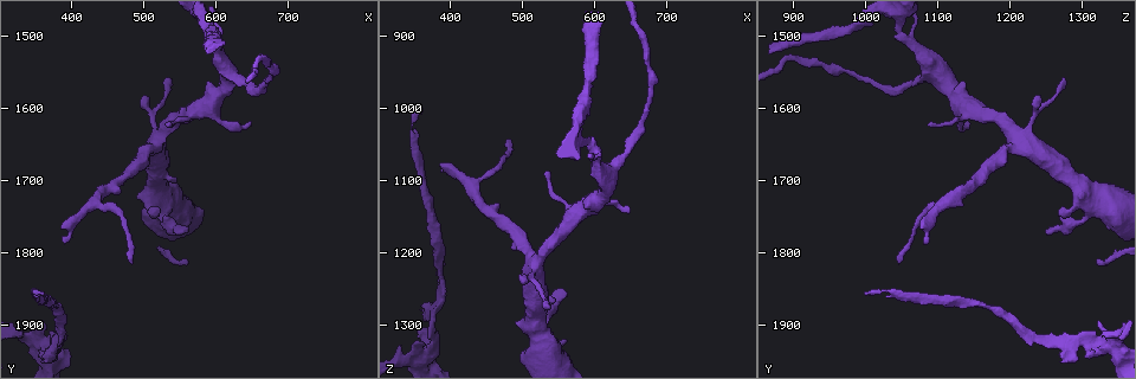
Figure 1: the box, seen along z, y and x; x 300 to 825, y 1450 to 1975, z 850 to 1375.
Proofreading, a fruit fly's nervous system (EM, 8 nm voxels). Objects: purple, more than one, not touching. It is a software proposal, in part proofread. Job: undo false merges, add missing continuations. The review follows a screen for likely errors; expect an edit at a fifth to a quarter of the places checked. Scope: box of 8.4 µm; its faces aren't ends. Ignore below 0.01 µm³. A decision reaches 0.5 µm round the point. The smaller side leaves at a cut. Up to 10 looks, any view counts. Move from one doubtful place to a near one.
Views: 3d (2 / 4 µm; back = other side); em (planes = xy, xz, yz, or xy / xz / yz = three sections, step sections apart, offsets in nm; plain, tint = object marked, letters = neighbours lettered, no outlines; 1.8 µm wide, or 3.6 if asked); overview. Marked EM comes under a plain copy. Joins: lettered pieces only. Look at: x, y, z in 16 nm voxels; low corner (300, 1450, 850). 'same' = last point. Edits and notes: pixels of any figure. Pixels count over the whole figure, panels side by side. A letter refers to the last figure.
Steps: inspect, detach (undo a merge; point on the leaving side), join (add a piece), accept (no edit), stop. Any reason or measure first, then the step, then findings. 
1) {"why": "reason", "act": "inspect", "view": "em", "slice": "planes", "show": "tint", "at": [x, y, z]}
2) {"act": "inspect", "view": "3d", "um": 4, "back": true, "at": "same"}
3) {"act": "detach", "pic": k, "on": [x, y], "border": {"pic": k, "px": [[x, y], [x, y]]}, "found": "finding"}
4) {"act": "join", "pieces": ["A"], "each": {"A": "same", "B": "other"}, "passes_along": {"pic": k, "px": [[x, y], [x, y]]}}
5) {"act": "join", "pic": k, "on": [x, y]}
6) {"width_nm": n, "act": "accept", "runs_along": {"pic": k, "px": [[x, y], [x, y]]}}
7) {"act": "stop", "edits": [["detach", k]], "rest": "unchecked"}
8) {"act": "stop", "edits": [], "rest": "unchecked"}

{"why": "small branch off a trunk", "act": "inspect", "view": "em", "slice": "planes", "show": "tint", "at": [515, 1645, 1220]}

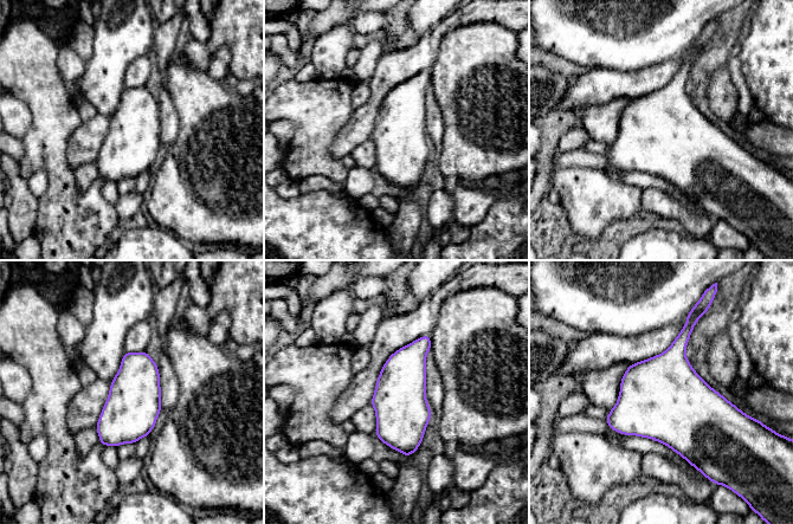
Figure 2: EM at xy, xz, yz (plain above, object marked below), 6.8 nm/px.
{"act": "inspect", "view": "em", "slice": "planes", "show": "letters", "at": "same"}

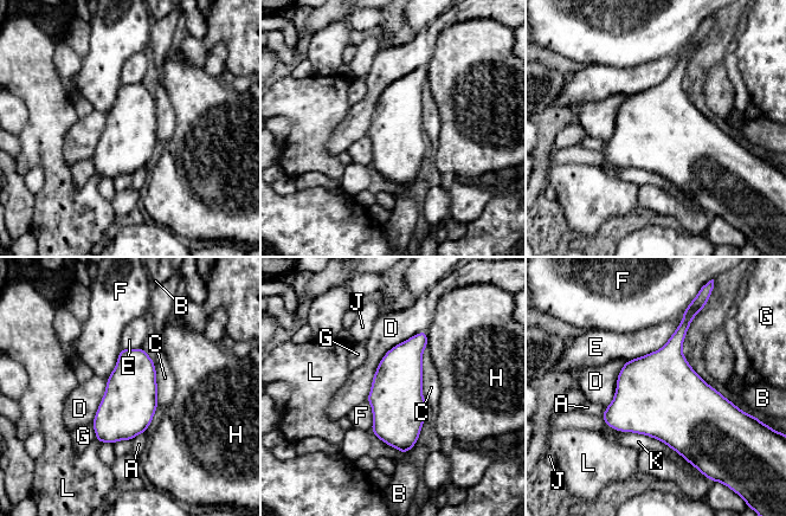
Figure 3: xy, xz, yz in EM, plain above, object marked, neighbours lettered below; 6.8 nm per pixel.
{"longest_contact_nm": ["K", 700], "act": "accept", "each": {"A": "other", "B": "other", "C": "other", "D": "other", "E": "other", "F": "other", "G": "other", "H": "other", "J": "other", "K": "other", "L": "other"}, "border": {"pic": 3, "px": [[425, 330], [385, 354], [366, 399]]}, "found": "continuous, no second cell"}

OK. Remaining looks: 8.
{"why": "an open end", "act": "inspect", "view": "em", "slice": "xy", "step": 16, "show": "tint", "at": [560, 1765, 1250]}

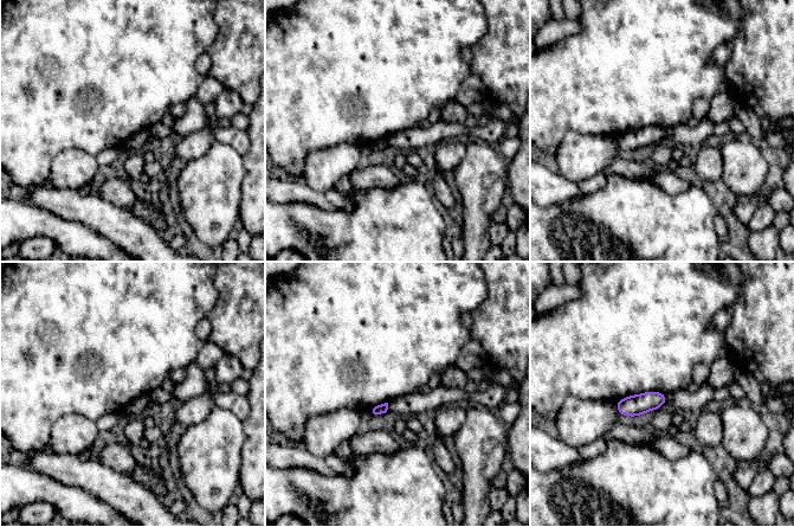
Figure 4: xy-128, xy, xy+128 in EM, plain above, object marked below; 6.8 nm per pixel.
{"act": "inspect", "view": "em", "slice": "planes", "show": "letters", "at": "same"}

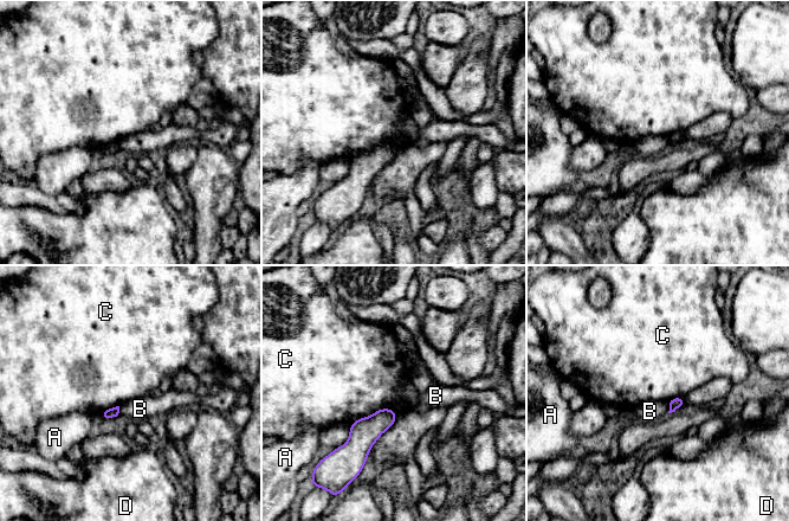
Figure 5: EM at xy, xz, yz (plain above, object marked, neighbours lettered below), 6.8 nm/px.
{"act": "accept", "each": {"A": "other", "B": "other", "C": "other", "D": "other"}, "border": {"pic": 5, "px": [[396, 413], [377, 409], [350, 425]]}, "found": "none of them fits"}

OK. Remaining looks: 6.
{"why": "free end", "act": "inspect", "view": "em", "slice": "xy", "step": 8, "show": "letters", "at": [360, 1895, 1330]}

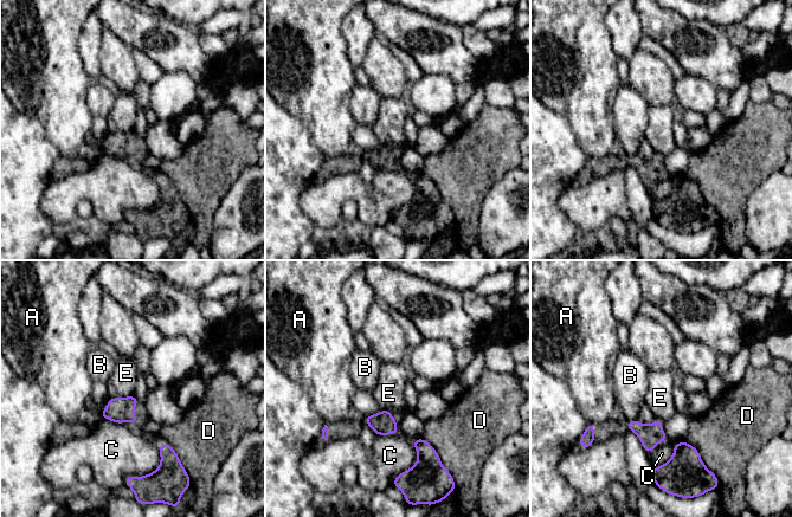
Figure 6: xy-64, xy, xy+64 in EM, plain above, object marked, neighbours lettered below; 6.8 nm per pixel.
{"act": "accept", "each": {"A": "other", "B": "other", "C": "other", "D": "other", "E": "other"}, "border": {"pic": 6, "px": [[133, 394], [109, 399]]}, "found": "no lettered piece goes on from it"}

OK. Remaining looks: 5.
{"why": "an open end", "act": "inspect", "view": "em", "slice": "planes", "show": "letters", "at": [360, 1855, 1000]}

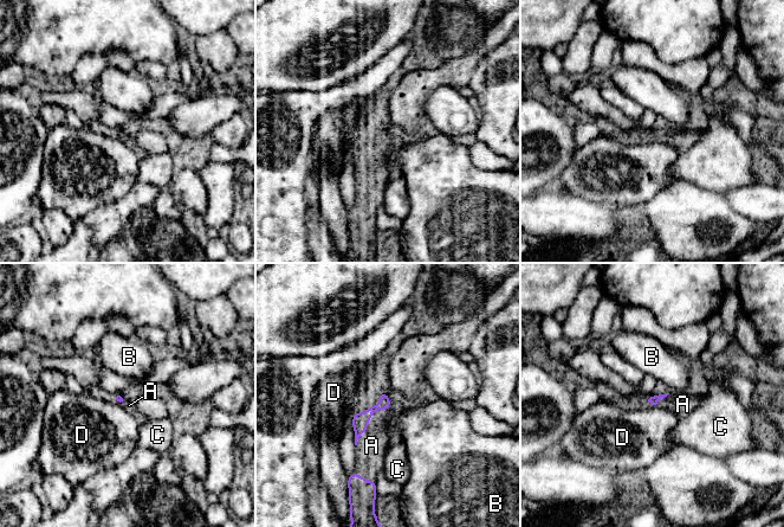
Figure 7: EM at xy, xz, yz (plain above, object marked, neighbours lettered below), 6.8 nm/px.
{"longest_contact_nm": ["A", 380], "act": "join", "pieces": ["A"], "each": {"A": "same", "B": "other", "C": "other", "D": "other"}, "passes_along": {"pic": 7, "px": [[361, 419], [368, 421], [371, 445]]}, "found": "the cell continues"}

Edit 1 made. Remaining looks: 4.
{"act": "stop", "edits": [["join", 7]], "rest": "unchecked"}

